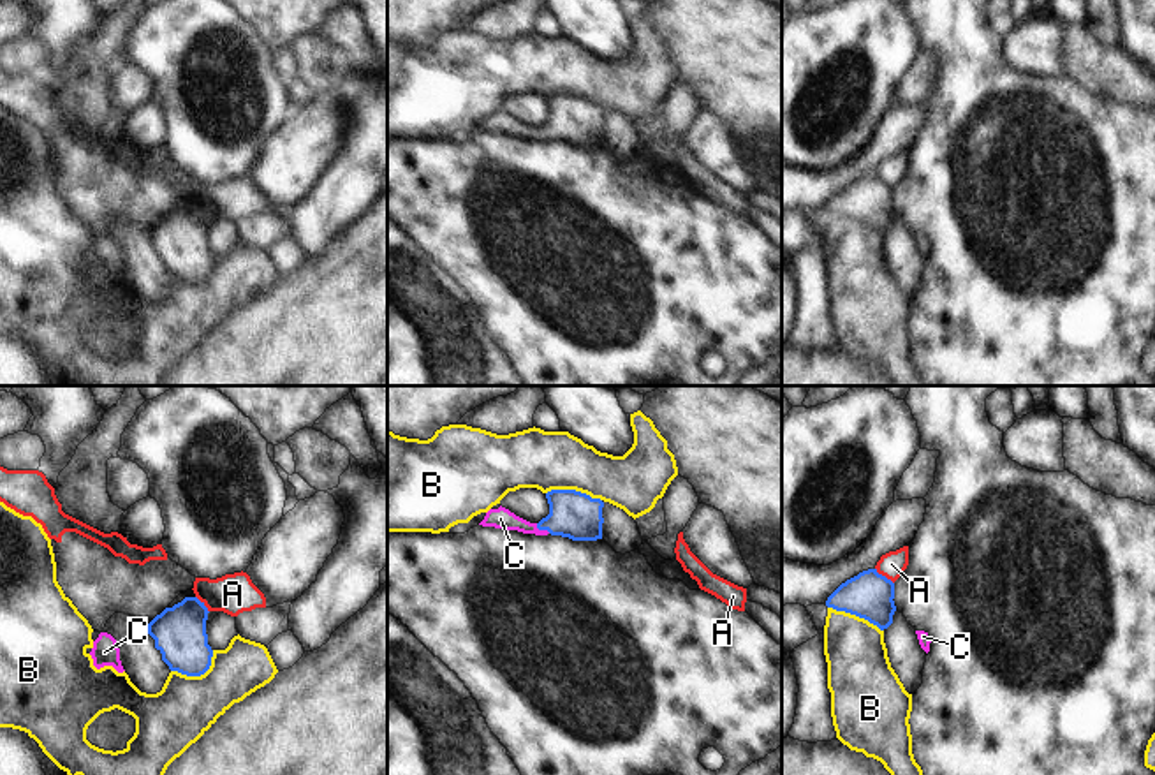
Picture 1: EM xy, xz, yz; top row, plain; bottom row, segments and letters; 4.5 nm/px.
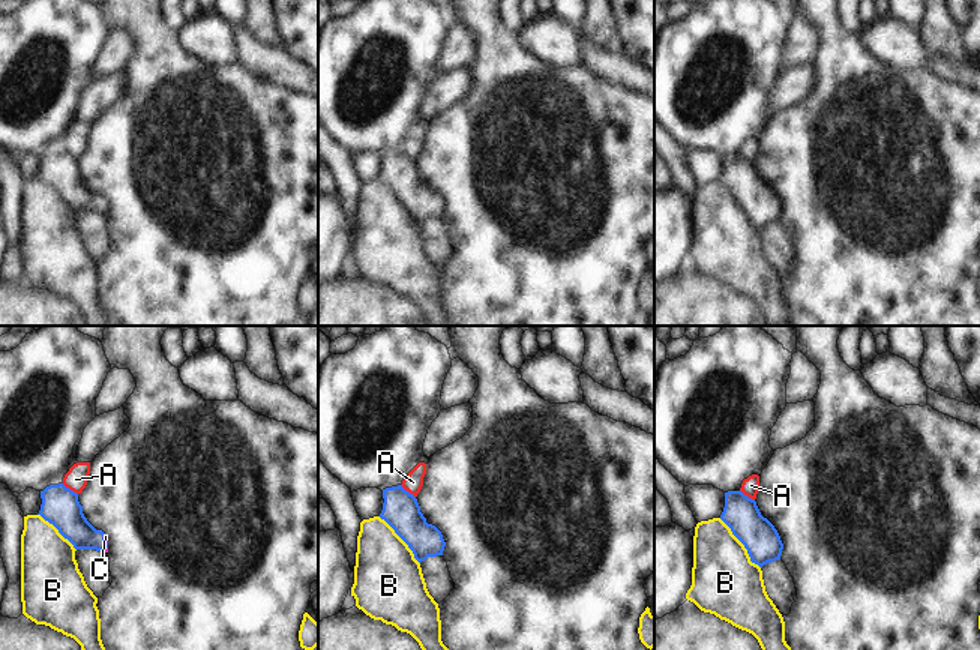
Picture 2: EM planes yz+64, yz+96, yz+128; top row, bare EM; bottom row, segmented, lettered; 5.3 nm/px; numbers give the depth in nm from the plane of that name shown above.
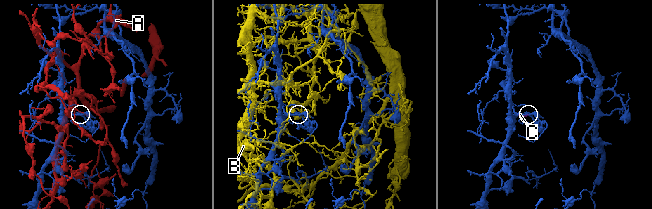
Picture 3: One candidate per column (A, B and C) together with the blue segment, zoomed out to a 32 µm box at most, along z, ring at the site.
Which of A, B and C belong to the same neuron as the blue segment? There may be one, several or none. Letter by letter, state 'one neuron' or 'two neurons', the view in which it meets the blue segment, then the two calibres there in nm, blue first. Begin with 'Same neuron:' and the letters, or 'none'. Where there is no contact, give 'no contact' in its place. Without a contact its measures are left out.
Same neuron: C
A: two neurons; contact in yz; calibres 220 and 120 nm
B: two neurons; contact in xy; calibres 240 and 280 nm
C: one neuron; contact in xz; calibres 220 and 100 nm

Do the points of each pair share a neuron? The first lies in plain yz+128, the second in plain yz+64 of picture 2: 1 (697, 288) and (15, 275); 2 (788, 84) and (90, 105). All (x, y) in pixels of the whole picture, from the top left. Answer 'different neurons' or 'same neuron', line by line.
1: different neurons
2: same neuron

